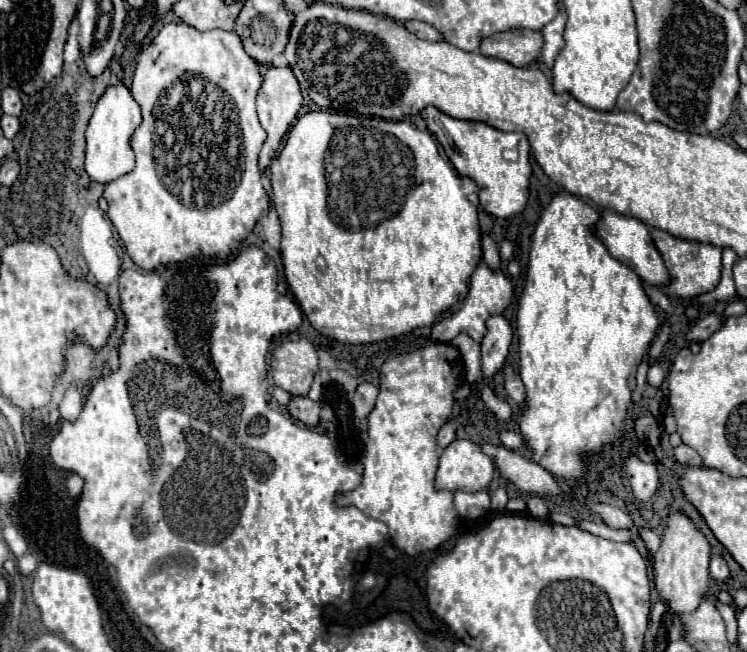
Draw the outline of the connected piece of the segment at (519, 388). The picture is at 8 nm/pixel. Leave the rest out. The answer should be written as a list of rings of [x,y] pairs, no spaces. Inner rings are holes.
[[[505,367],[505,369],[503,369],[503,375],[505,375],[505,389],[507,389],[509,397],[511,397],[519,407],[525,407],[527,397],[525,397],[525,387],[523,387],[519,375],[517,375],[511,367]]]

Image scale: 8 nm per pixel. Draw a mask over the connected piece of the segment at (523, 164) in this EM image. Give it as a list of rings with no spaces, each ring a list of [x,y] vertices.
[[[433,105],[423,109],[423,119],[427,123],[427,129],[441,143],[457,173],[475,181],[479,187],[479,203],[487,213],[495,217],[509,217],[525,209],[531,179],[531,149],[525,133],[509,133],[481,121],[455,119]]]

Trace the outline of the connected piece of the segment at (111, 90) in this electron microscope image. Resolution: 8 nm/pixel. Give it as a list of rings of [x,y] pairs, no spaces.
[[[117,83],[107,87],[107,91],[101,95],[101,99],[95,105],[93,117],[87,127],[87,157],[85,157],[85,169],[91,179],[99,183],[109,183],[121,175],[127,175],[135,167],[133,151],[129,147],[129,137],[141,123],[141,109],[137,101],[131,97],[131,89],[125,83]]]

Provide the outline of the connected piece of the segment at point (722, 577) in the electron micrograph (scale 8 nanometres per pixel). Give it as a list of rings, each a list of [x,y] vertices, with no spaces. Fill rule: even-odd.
[[[713,553],[713,557],[711,557],[711,567],[709,567],[709,571],[711,571],[711,577],[713,577],[719,585],[723,585],[723,583],[727,581],[727,577],[729,577],[727,561],[725,561],[721,555],[717,555],[717,553]]]

